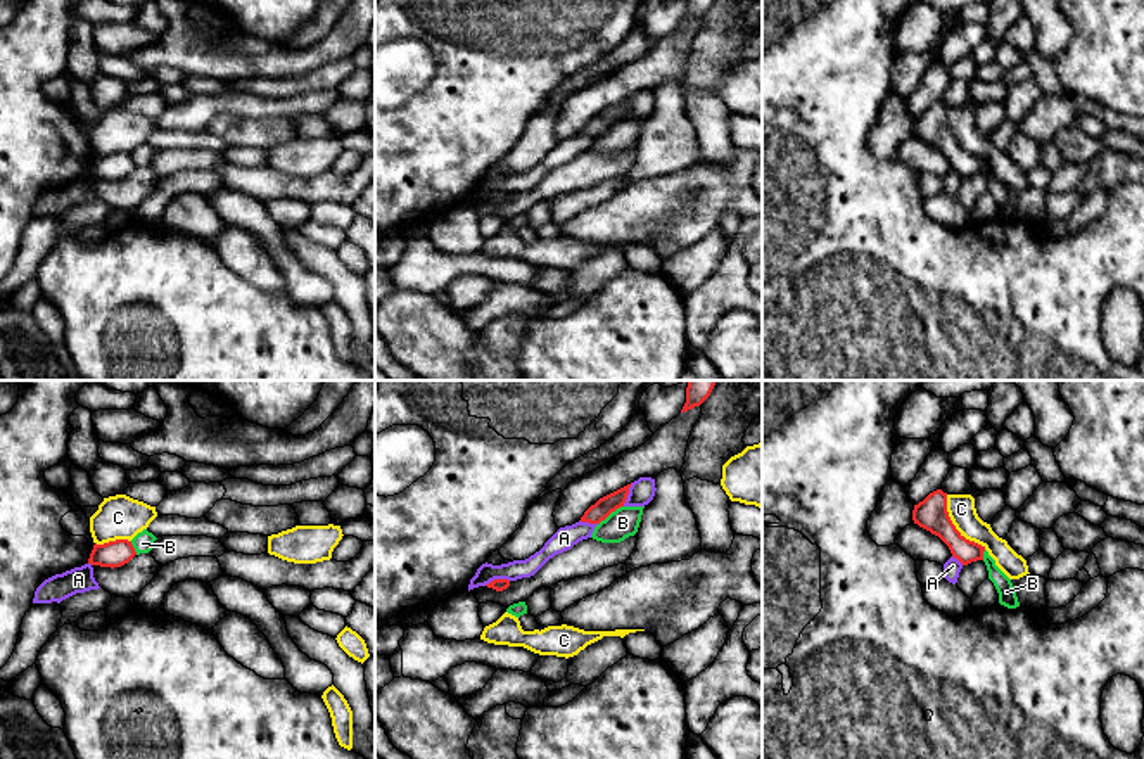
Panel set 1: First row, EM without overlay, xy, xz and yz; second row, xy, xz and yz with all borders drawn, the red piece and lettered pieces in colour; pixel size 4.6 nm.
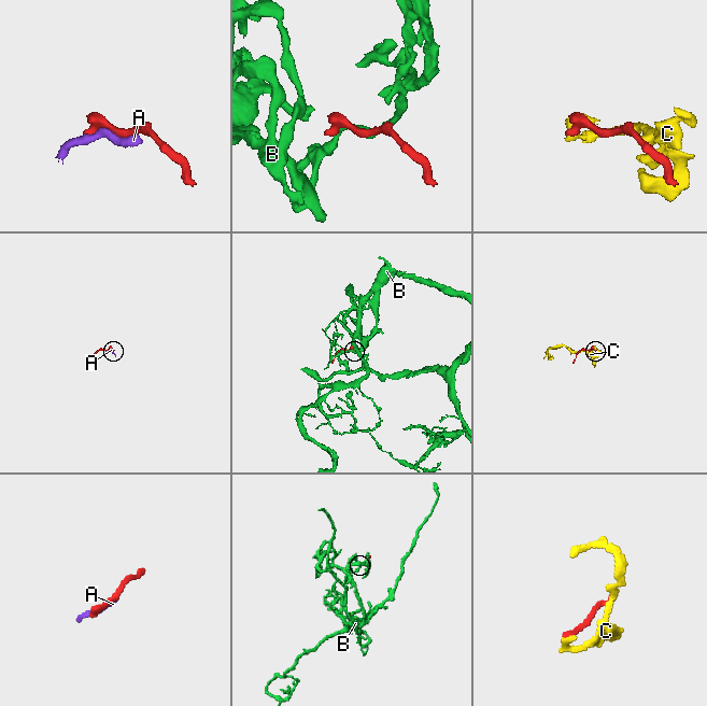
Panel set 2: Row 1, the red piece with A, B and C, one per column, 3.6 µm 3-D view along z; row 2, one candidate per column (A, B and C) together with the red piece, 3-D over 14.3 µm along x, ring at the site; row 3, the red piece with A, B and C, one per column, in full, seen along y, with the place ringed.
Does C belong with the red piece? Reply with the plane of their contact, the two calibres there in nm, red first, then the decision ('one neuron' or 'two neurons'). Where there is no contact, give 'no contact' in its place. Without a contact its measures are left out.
yz | 150/130 nm | two neurons

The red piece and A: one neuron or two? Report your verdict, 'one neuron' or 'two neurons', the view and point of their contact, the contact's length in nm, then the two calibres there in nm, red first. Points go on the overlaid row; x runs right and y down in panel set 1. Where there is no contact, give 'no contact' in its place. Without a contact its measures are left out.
two neurons | xz (496, 580) | 120 nm | 60/90 nm

